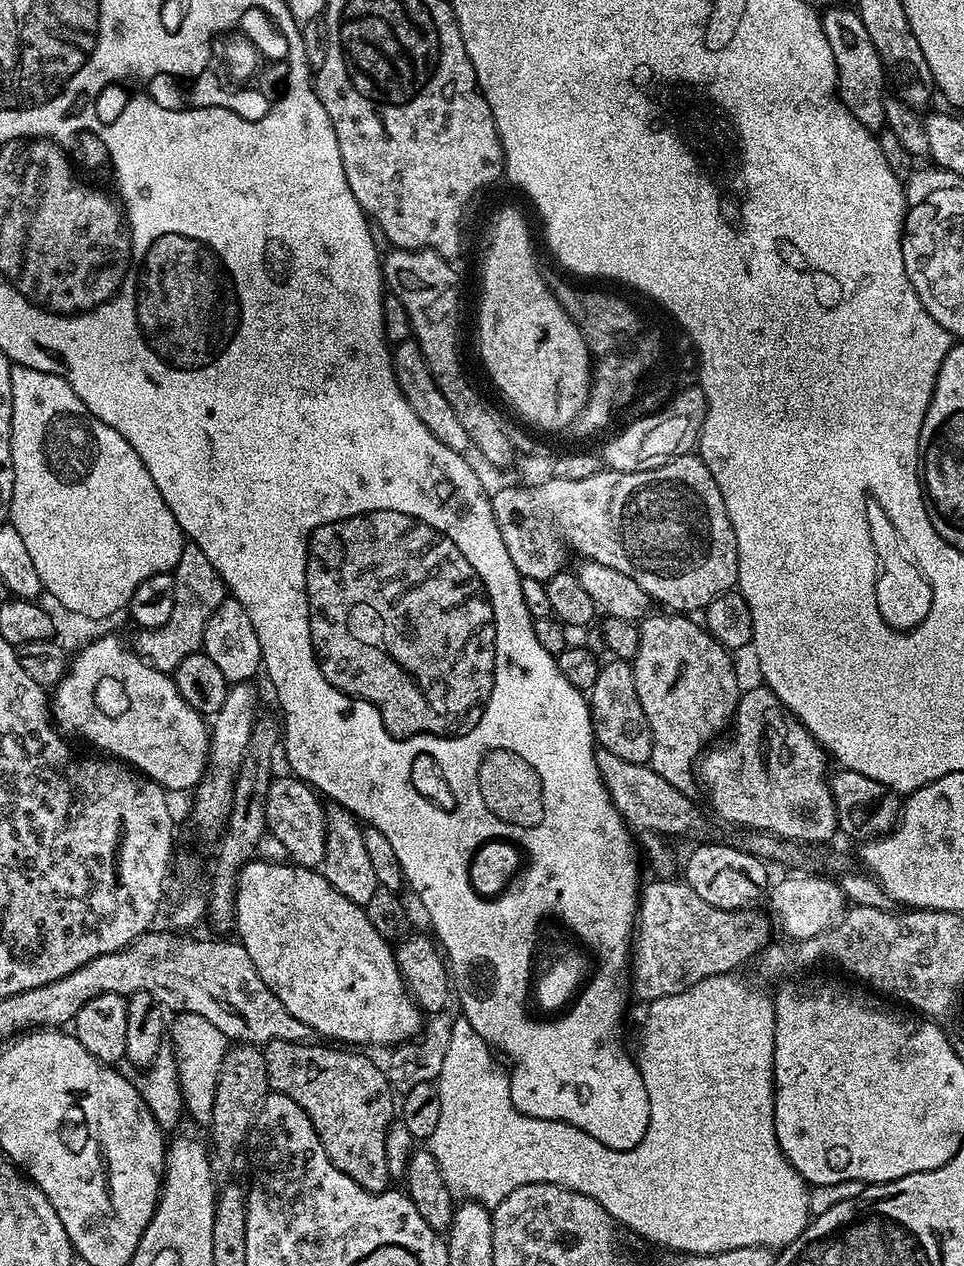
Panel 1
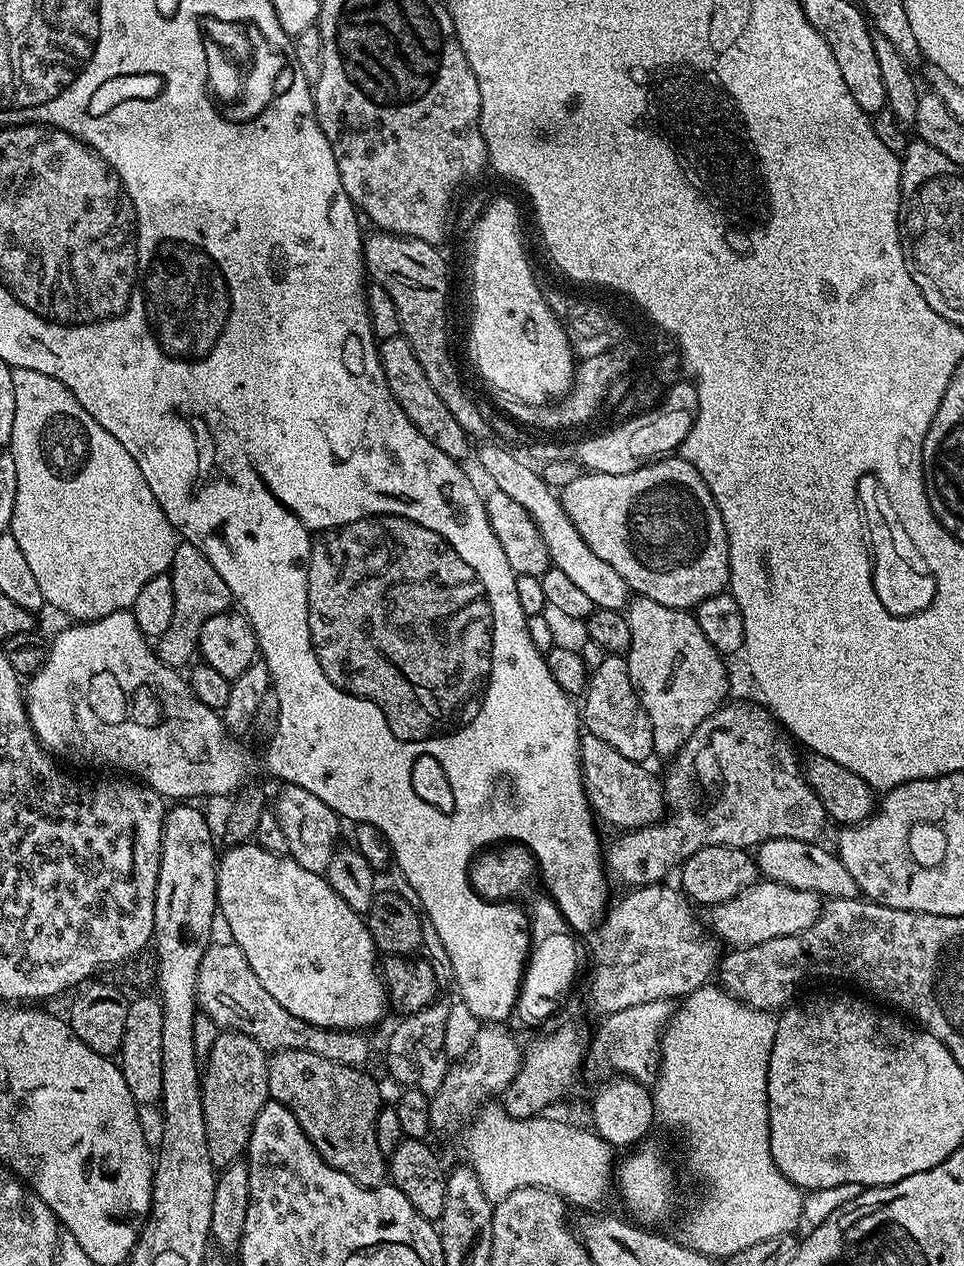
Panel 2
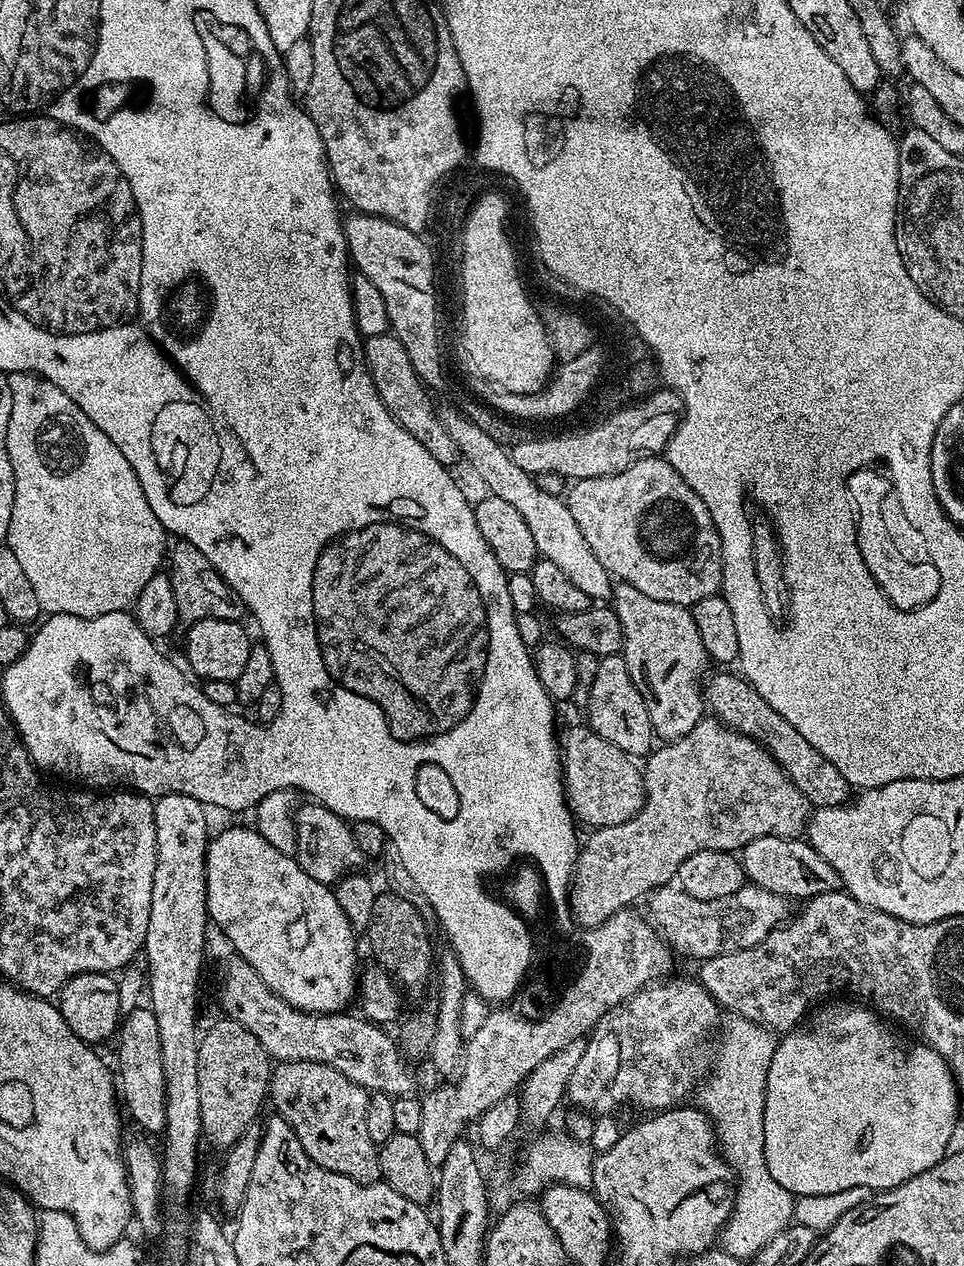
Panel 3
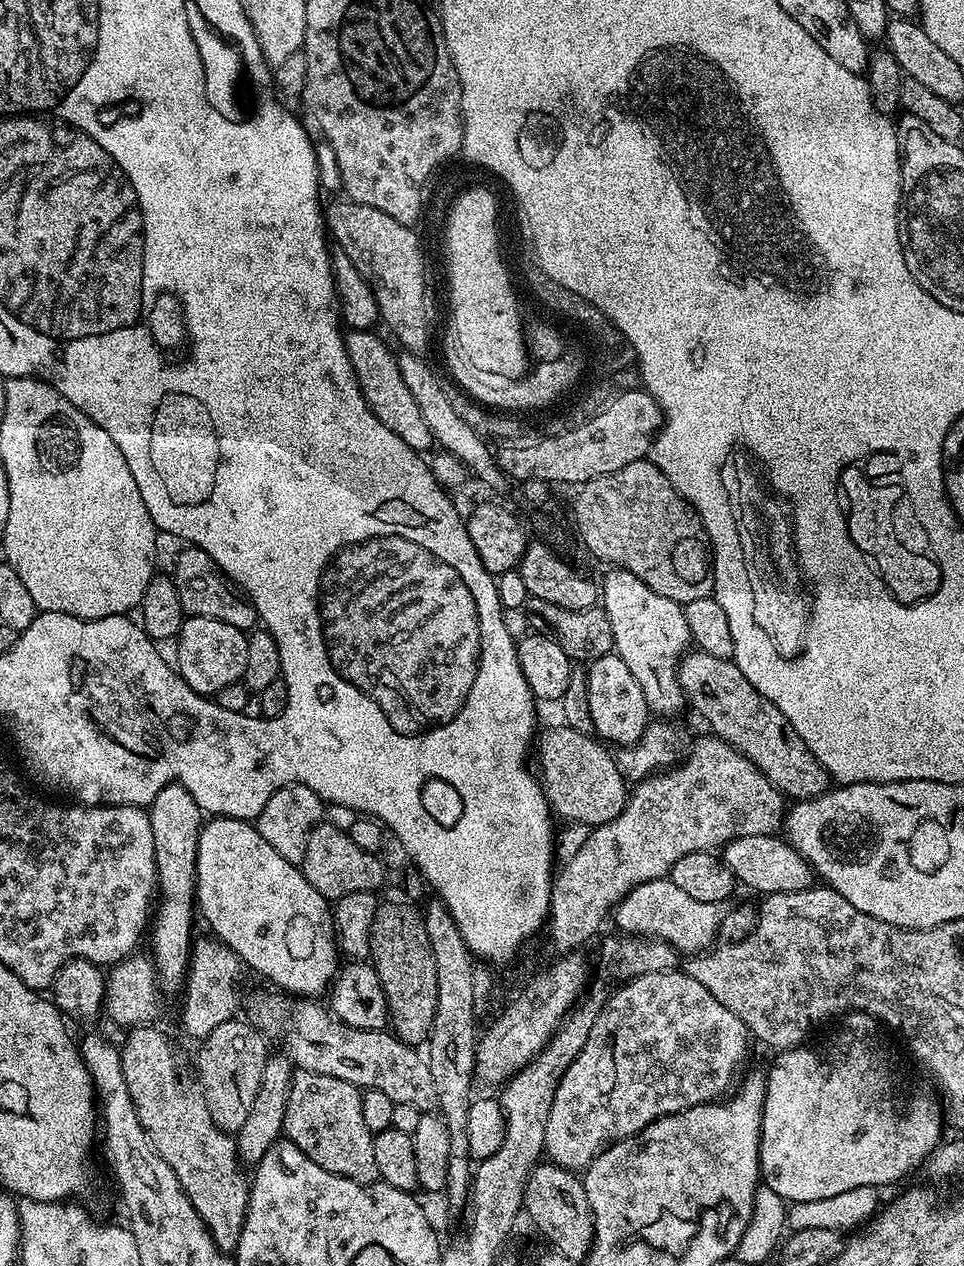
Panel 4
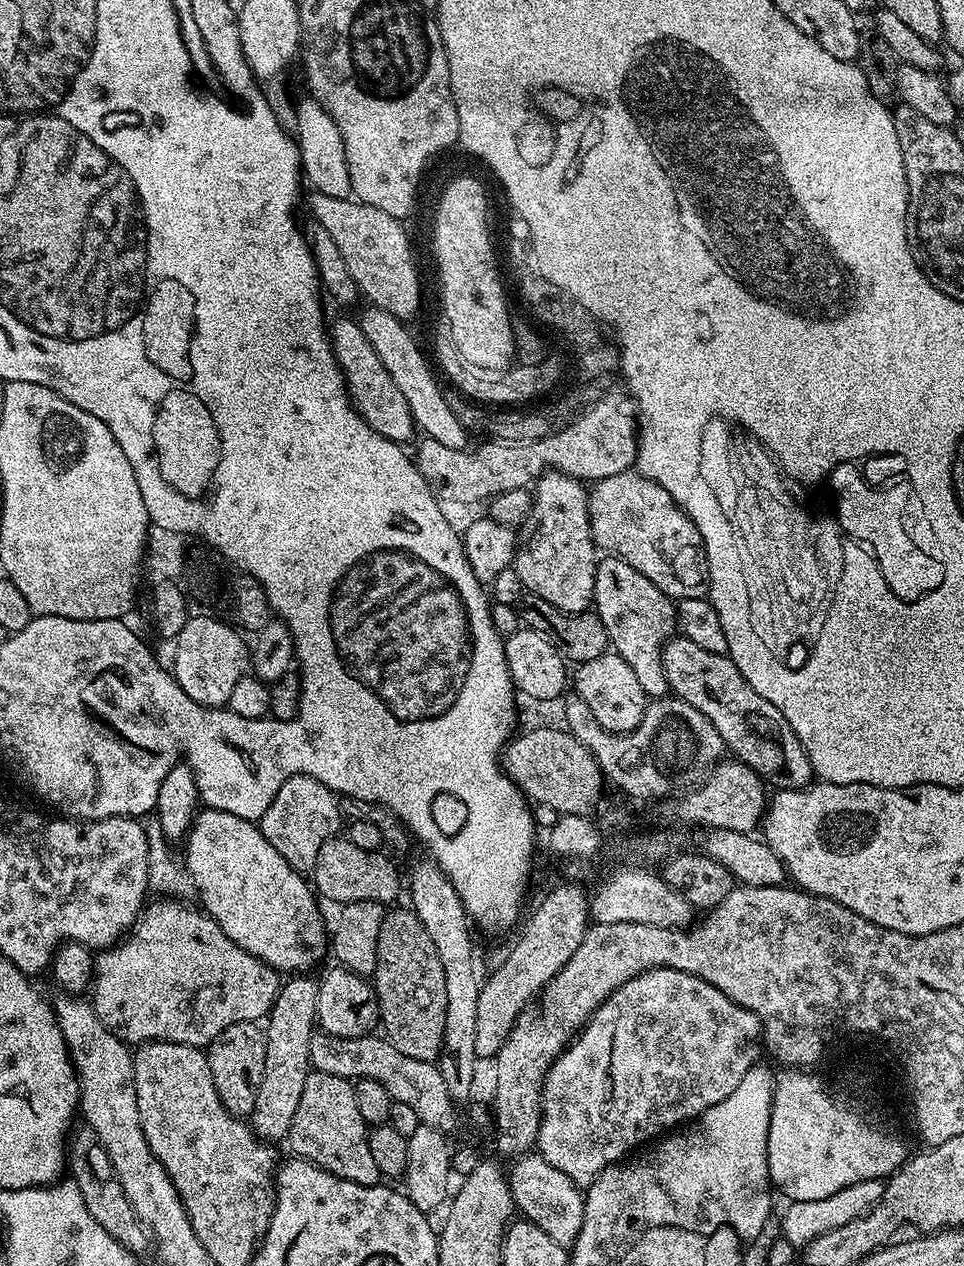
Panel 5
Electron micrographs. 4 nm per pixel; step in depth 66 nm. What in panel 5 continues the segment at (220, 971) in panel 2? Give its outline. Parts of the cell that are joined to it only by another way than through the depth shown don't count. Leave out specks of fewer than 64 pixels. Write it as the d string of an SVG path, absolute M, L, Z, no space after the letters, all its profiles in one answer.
M323 1034L313 1035L309 1052L311 1067L318 1072L344 1076L353 1082L357 1080L377 1080L382 1082L382 1086L386 1086L386 1090L391 1094L393 1101L406 1102L406 1106L413 1108L414 1114L418 1114L421 1124L437 1128L445 1134L452 1134L452 1131L456 1128L458 1104L452 1100L450 1092L446 1088L446 1082L443 1080L437 1065L431 1060L407 1057L406 1054L396 1050L383 1035L376 1035L369 1034L367 1036L359 1036L358 1038L338 1038L337 1036L326 1036Z

